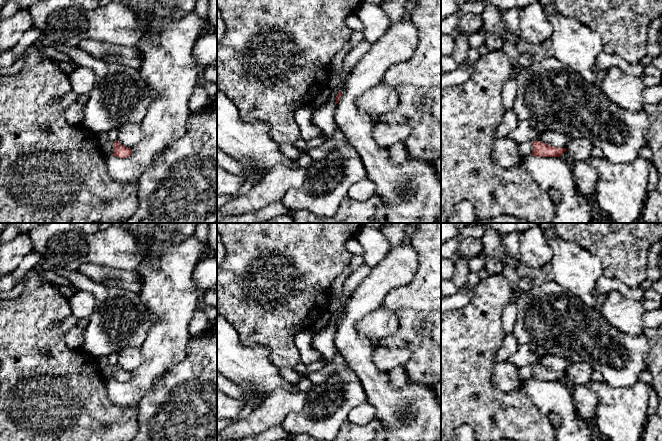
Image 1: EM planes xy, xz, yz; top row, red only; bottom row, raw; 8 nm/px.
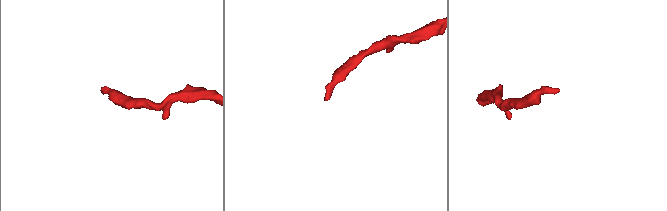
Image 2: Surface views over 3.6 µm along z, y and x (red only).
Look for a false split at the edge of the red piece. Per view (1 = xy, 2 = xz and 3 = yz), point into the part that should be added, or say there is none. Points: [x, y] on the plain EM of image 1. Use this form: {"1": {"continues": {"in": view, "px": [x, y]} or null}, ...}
{"1": {"continues": null}, "2": {"continues": null}, "3": {"continues": null}}

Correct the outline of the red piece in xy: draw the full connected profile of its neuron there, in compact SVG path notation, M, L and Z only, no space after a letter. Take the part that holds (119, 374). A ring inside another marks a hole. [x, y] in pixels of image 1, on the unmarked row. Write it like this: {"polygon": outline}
{"polygon": "M118 365L113 366L113 378L119 382L126 382L132 378L131 373L128 371L123 370Z"}

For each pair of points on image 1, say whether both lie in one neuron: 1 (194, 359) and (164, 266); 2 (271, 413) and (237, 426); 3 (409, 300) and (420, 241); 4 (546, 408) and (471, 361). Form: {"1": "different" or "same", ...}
{"1": "different", "2": "same", "3": "same", "4": "different"}

